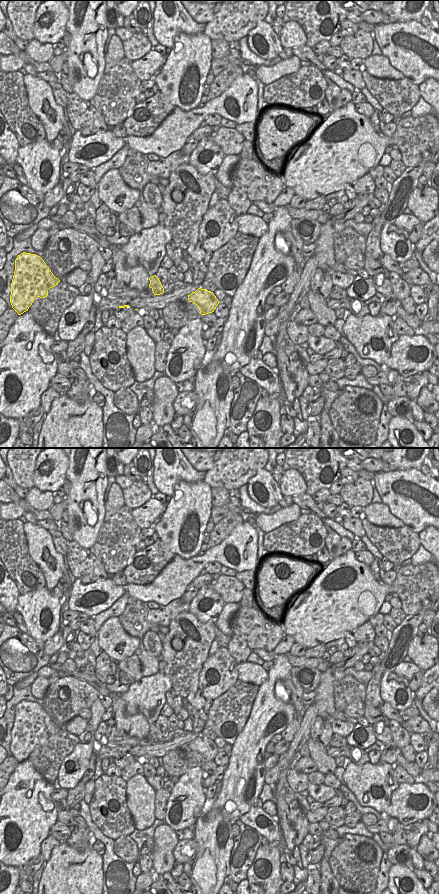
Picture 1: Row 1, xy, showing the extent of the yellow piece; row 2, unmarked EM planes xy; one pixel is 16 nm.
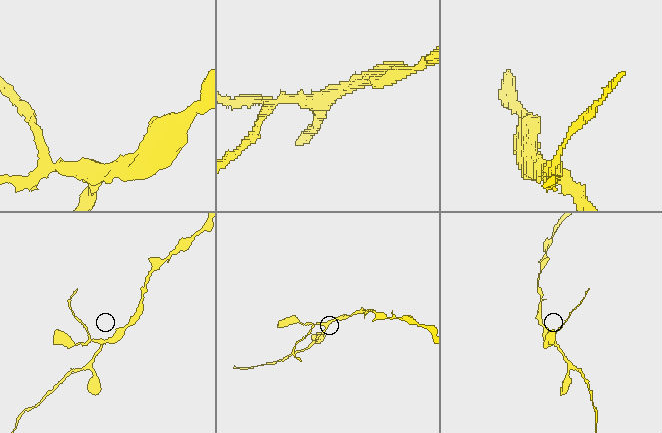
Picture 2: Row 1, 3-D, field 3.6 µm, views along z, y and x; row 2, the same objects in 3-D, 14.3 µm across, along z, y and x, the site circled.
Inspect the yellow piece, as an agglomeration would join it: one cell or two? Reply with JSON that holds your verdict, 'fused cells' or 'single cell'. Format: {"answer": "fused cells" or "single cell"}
{"answer": "fused cells"}

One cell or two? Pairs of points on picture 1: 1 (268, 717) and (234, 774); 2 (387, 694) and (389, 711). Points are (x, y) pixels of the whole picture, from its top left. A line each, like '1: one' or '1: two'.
1: one
2: two

